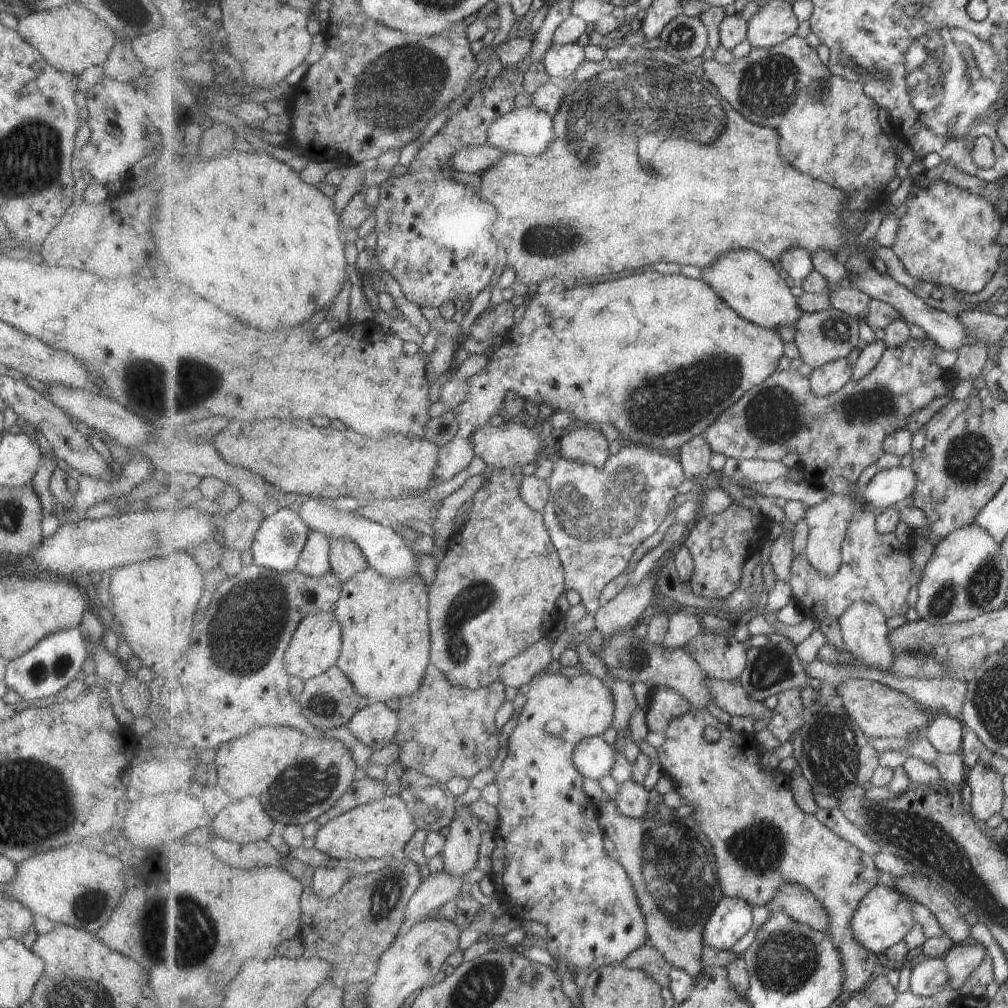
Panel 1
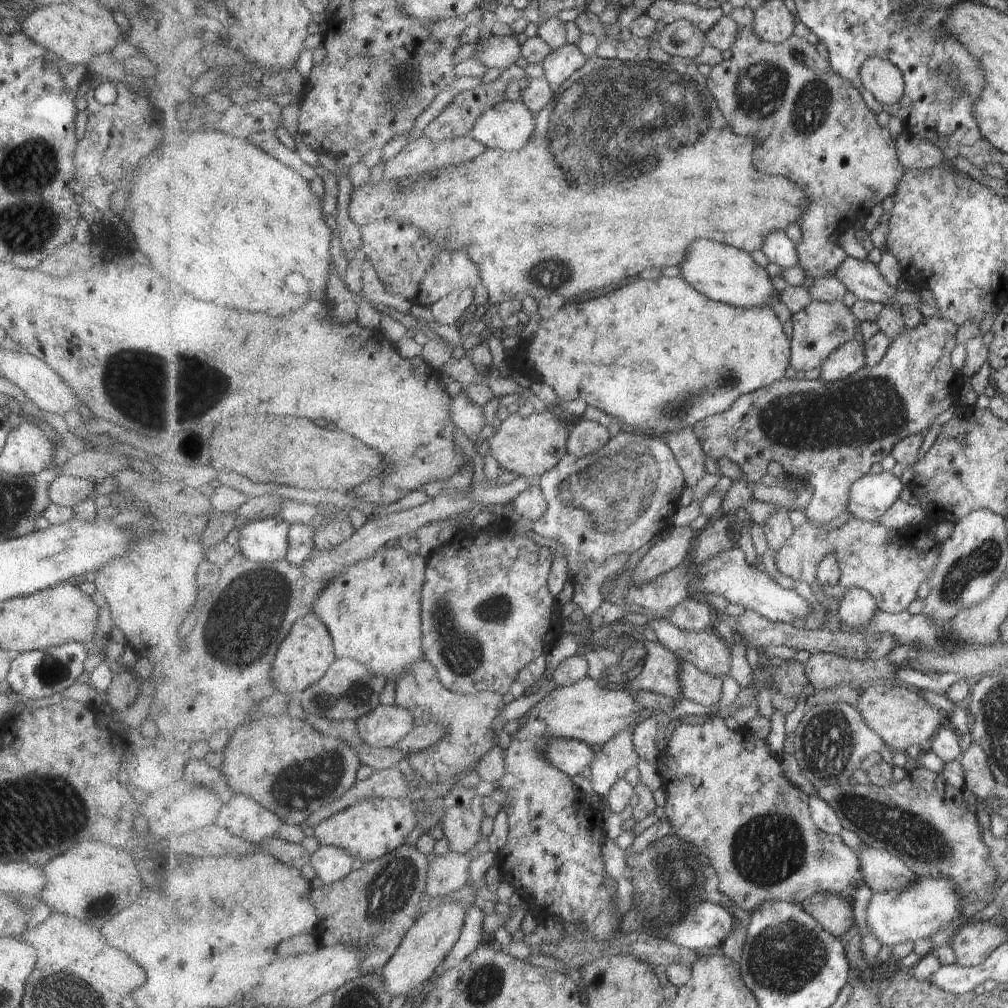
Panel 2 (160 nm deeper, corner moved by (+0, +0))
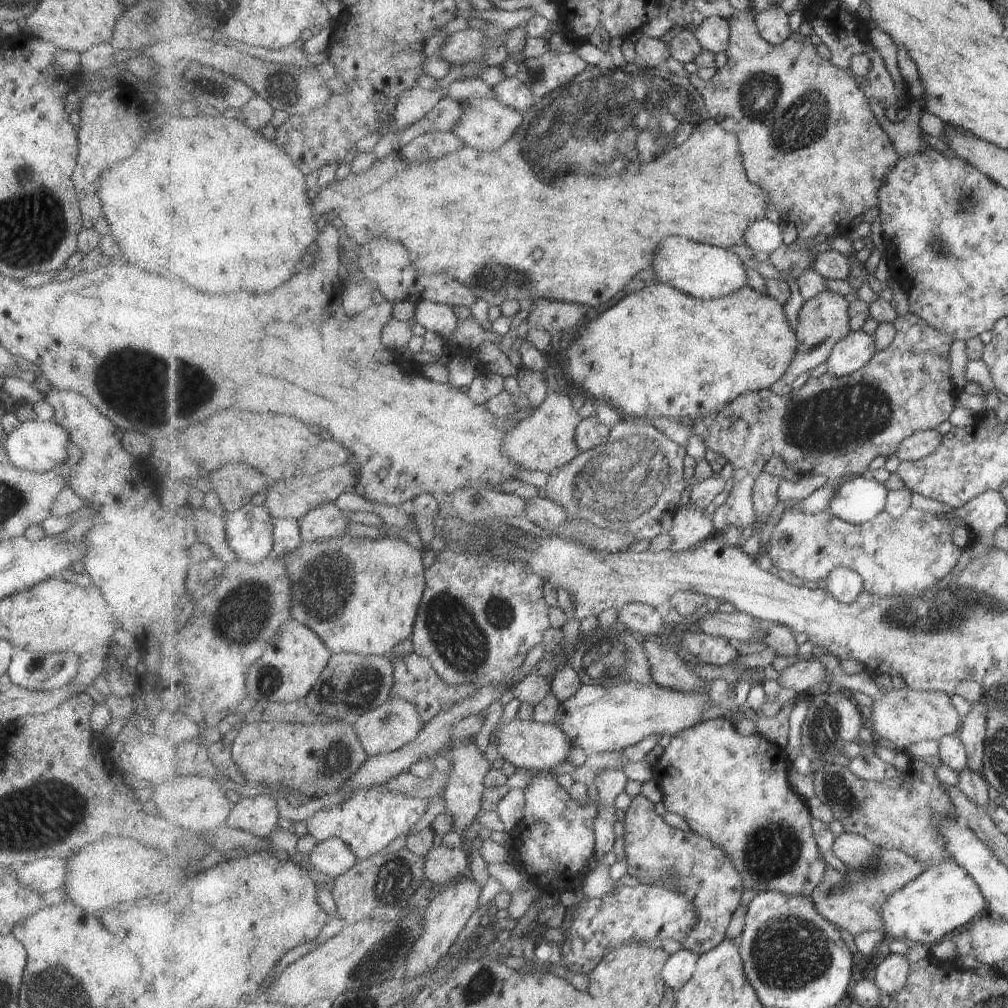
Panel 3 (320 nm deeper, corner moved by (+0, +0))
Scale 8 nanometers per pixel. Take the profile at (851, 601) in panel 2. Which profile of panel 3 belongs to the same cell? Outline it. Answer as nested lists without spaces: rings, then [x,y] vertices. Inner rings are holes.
[[[834,568],[826,578],[827,589],[842,603],[852,603],[864,591],[863,577],[852,568]]]

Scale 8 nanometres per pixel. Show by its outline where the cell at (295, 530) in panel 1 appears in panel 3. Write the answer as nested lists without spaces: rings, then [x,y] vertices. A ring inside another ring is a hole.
[[[249,503],[224,519],[228,544],[238,554],[239,560],[257,564],[273,556],[274,518],[267,507]]]

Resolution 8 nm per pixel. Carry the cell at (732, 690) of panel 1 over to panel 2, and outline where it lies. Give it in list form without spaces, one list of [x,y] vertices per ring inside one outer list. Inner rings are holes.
[[[683,660],[680,662],[678,677],[685,698],[708,708],[719,706],[717,702],[721,700],[722,677],[705,673],[689,661]]]

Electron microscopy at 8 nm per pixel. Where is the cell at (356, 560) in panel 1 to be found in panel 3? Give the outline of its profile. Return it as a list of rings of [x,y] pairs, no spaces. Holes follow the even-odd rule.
[[[327,503],[305,513],[297,522],[303,540],[312,543],[347,535],[345,528],[351,521],[345,518],[335,503]]]

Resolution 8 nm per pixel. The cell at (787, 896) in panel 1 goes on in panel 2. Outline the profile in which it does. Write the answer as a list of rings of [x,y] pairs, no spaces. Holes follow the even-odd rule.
[[[815,893],[801,904],[836,937],[843,938],[854,927],[854,906],[843,895]]]

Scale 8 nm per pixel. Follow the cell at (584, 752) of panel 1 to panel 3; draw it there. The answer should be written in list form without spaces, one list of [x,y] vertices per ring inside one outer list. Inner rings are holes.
[[[514,718],[508,723],[495,728],[498,756],[506,762],[510,762],[515,768],[523,770],[548,771],[553,766],[559,766],[567,760],[569,750],[573,746],[568,736],[554,723],[541,723],[537,721],[524,721]]]

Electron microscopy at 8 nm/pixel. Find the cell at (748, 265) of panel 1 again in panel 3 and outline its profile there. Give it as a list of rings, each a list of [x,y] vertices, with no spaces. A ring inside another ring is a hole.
[[[669,238],[657,246],[657,278],[653,282],[669,284],[701,300],[727,296],[740,288],[751,286],[745,265],[733,252],[725,249],[685,238]]]

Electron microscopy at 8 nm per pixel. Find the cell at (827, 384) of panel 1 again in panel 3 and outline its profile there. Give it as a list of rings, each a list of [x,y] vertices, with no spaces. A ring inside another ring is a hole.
[[[851,331],[840,340],[828,360],[828,372],[842,377],[867,366],[877,352],[874,336],[865,331]]]

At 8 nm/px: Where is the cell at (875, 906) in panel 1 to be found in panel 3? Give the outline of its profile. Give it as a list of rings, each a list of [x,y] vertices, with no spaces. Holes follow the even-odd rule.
[[[941,861],[897,891],[882,908],[886,938],[932,946],[969,924],[985,908],[986,899],[969,875],[956,861]]]

